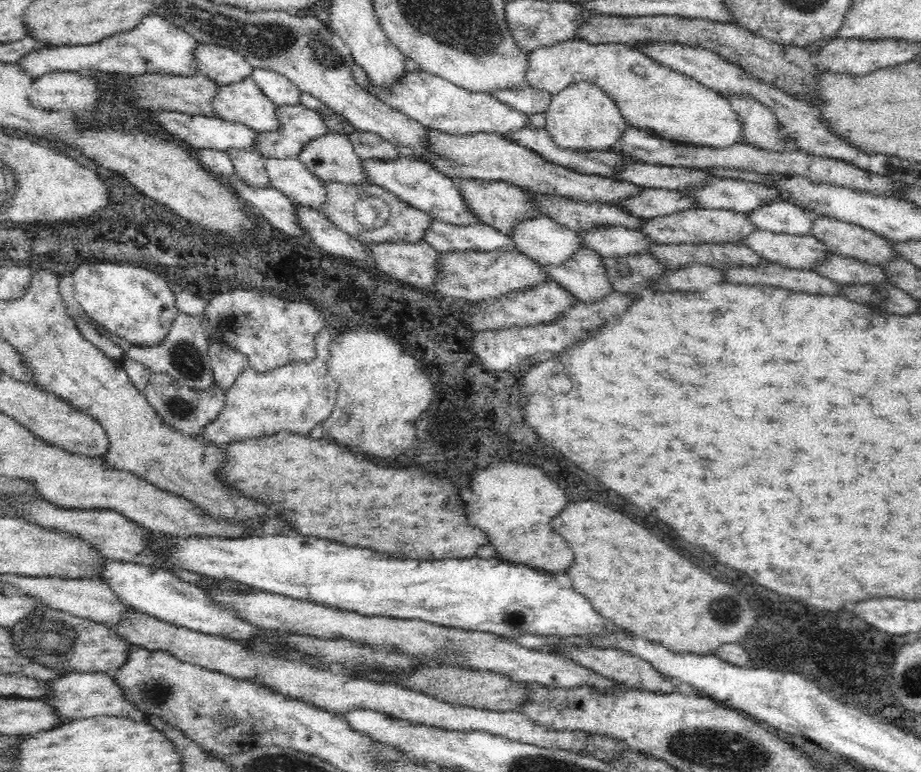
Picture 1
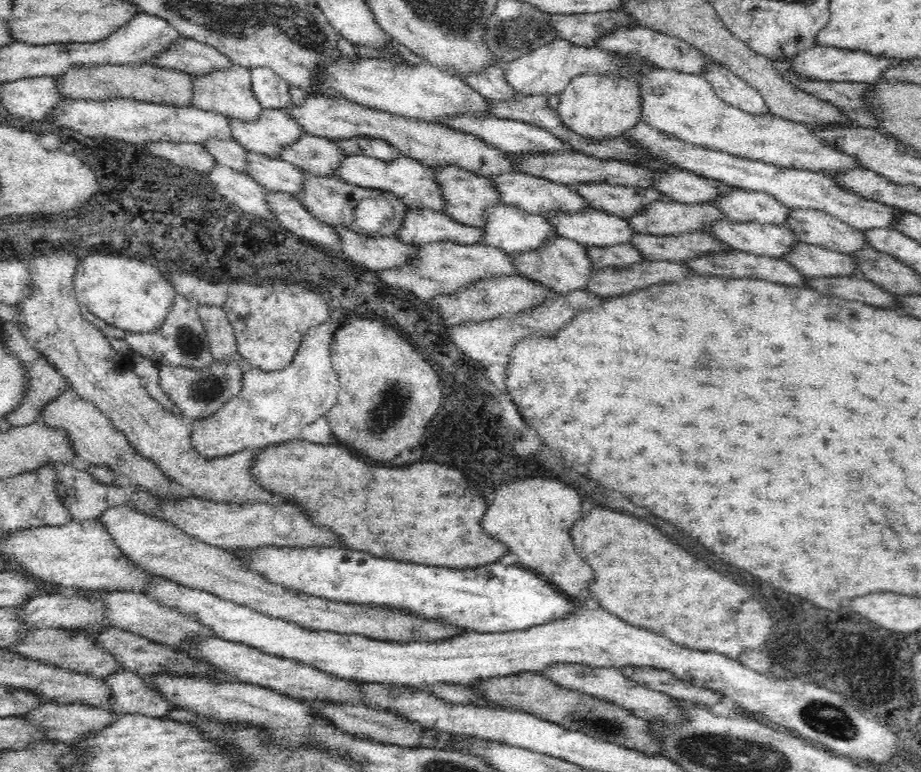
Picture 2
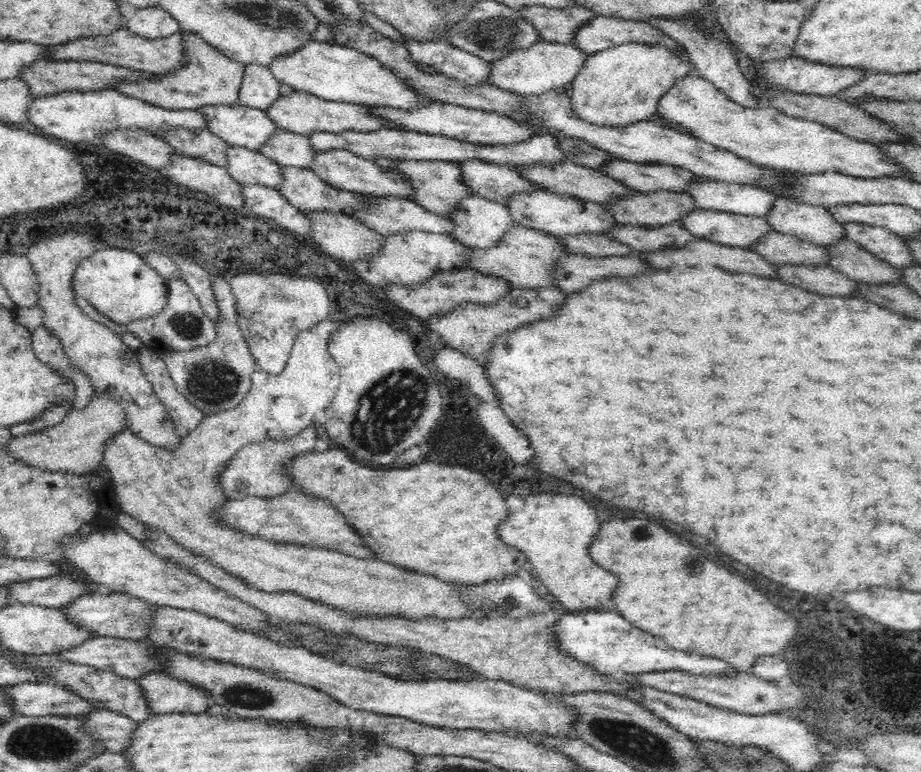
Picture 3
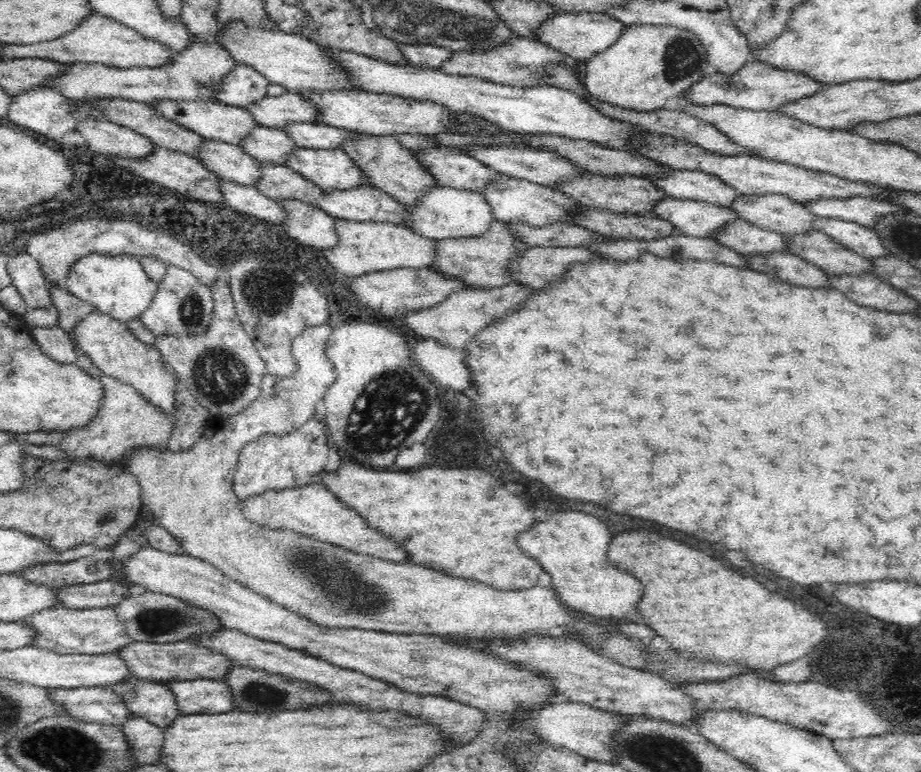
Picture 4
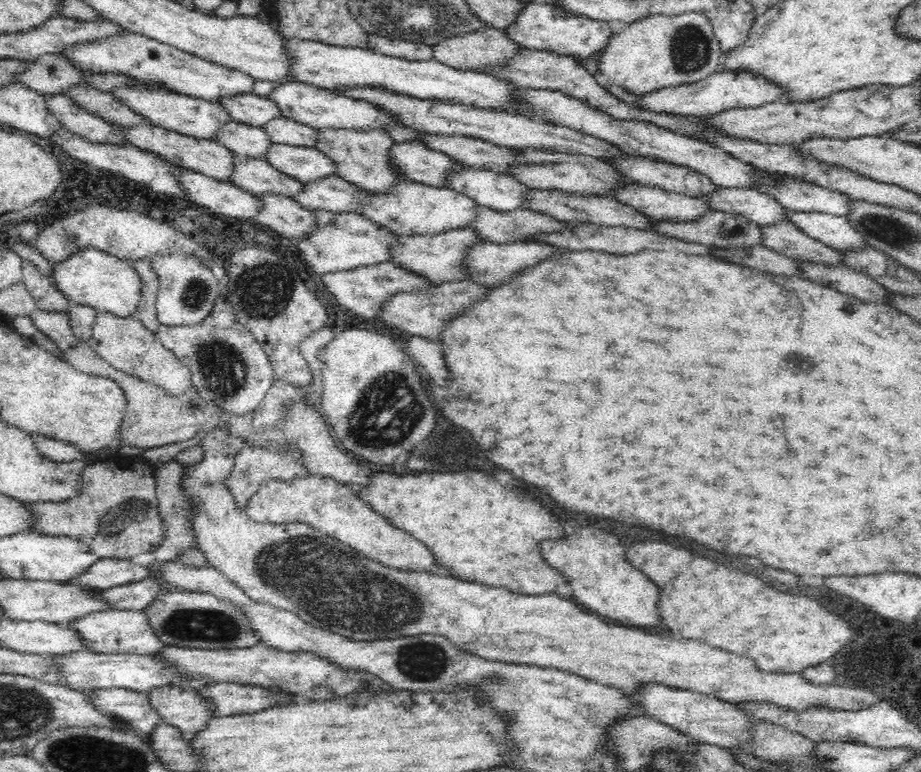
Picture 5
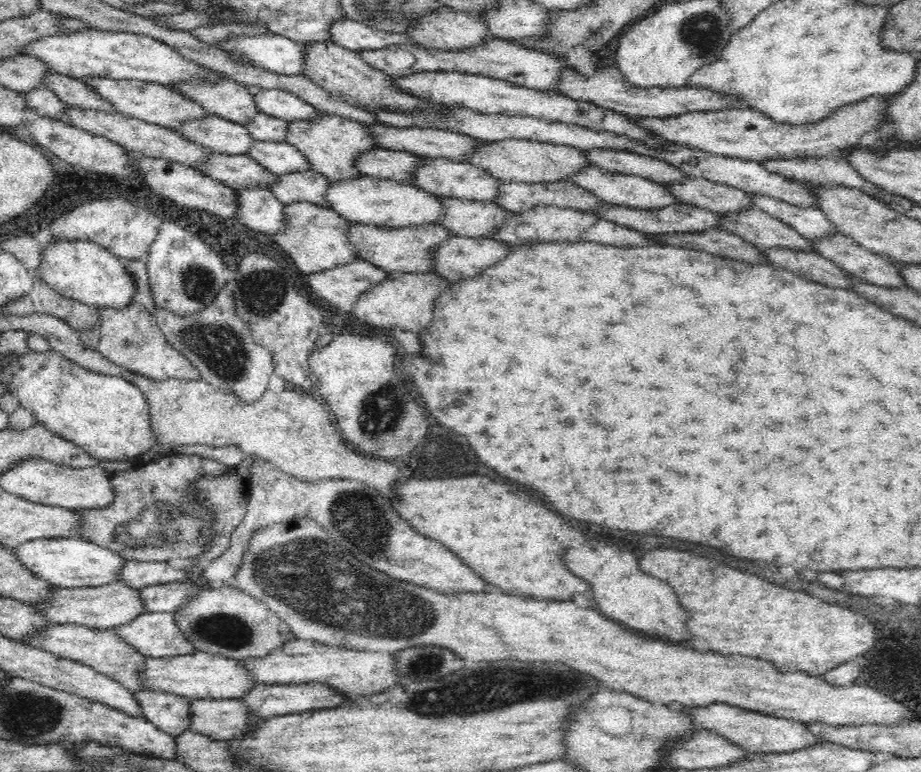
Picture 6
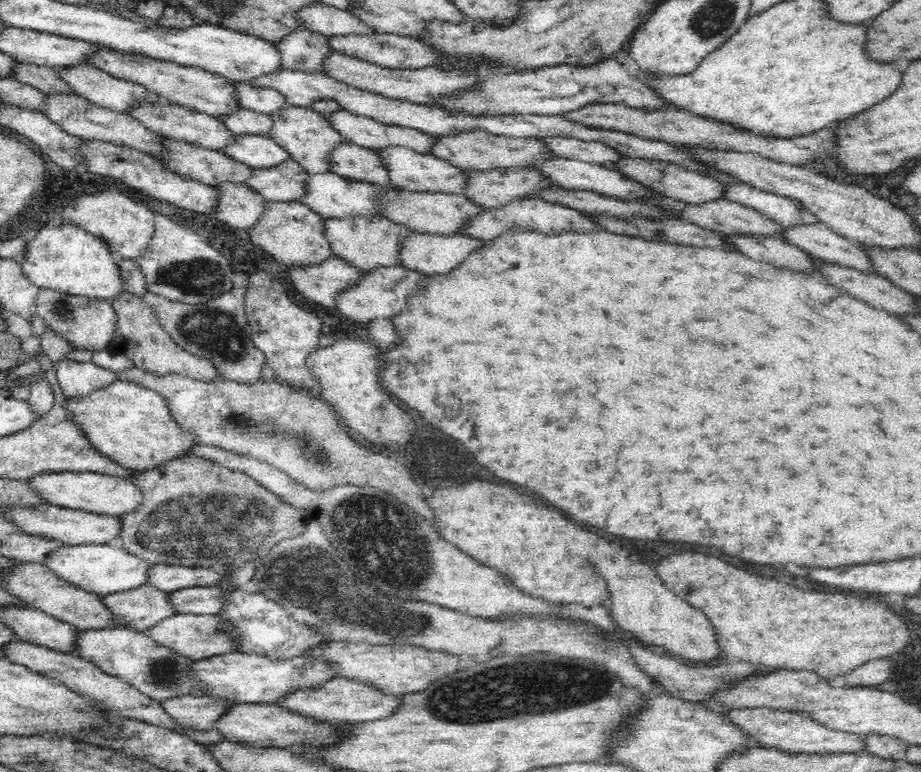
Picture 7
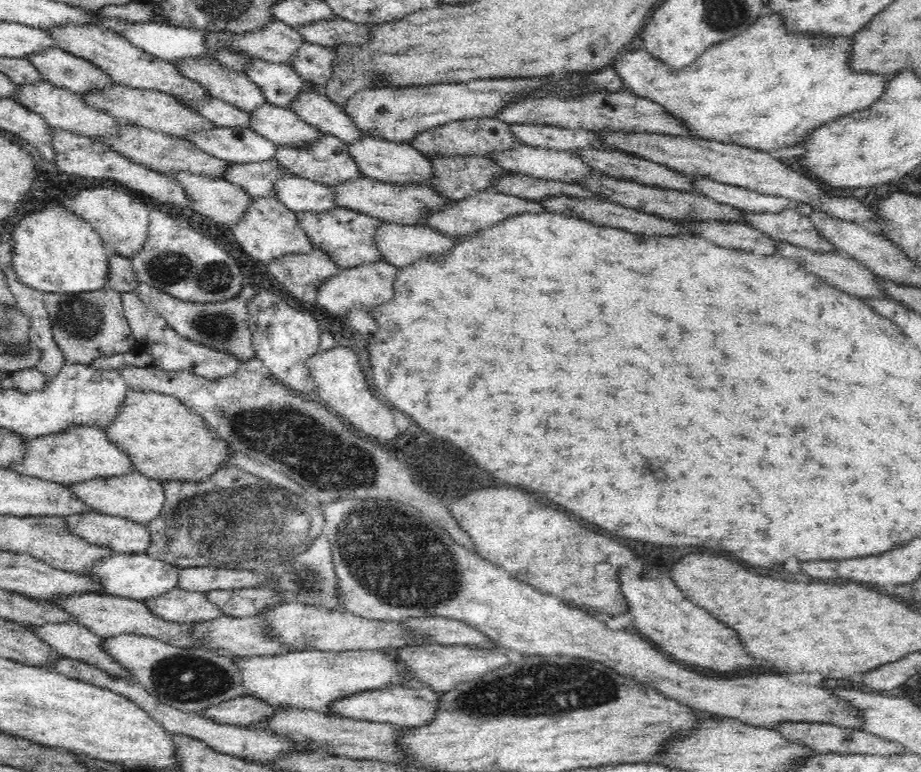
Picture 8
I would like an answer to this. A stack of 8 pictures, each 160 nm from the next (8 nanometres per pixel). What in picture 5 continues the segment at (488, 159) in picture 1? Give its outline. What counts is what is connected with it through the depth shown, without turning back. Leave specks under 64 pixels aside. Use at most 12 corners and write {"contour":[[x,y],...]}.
{"contour":[[253,92],[217,101],[233,121],[263,127],[281,116]]}

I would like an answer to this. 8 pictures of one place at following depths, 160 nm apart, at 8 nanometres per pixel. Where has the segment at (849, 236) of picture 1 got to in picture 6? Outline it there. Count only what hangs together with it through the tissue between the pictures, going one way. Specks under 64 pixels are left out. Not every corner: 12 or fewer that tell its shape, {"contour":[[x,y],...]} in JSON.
{"contour":[[707,178],[662,185],[678,203],[715,213],[752,207],[743,190]]}

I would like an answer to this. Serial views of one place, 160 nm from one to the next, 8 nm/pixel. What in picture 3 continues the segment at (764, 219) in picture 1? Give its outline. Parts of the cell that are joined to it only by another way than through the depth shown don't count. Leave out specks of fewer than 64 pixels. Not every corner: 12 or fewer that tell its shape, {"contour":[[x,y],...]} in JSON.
{"contour":[[698,176],[698,208],[763,217],[776,198],[754,185]]}

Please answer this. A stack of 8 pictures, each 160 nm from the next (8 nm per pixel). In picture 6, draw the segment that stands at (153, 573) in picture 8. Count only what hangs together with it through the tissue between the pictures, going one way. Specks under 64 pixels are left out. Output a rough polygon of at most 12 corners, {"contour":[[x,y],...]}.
{"contour":[[44,538],[15,549],[61,588],[111,585],[127,559],[84,538]]}

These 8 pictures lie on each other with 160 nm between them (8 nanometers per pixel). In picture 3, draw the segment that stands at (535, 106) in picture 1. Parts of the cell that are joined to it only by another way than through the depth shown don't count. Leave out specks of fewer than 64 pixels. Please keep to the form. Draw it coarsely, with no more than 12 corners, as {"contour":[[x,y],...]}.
{"contour":[[407,40],[417,63],[470,85],[489,63],[444,41]]}

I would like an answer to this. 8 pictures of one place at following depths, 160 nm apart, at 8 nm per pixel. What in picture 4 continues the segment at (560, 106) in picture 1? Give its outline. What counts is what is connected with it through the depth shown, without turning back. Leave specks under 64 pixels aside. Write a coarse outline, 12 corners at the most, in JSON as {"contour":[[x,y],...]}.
{"contour":[[633,24],[586,61],[590,95],[662,108],[715,70],[702,39]]}

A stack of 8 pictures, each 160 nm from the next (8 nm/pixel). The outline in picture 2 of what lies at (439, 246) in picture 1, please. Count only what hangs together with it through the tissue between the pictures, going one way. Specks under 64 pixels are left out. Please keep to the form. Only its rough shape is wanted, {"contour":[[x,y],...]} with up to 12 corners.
{"contour":[[407,206],[395,237],[477,244],[481,229],[444,211]]}

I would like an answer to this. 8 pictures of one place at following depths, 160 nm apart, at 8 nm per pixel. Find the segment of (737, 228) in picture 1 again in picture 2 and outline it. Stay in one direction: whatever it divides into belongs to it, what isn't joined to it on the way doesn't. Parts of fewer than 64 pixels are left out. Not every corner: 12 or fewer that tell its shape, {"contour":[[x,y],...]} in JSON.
{"contour":[[662,198],[627,218],[634,233],[705,231],[724,218],[710,202]]}

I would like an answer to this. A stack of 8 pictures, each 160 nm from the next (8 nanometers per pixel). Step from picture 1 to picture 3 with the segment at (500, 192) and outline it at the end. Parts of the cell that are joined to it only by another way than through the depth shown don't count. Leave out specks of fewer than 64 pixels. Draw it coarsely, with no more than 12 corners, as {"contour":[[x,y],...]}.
{"contour":[[395,159],[373,163],[402,175],[411,200],[447,216],[469,194],[454,161]]}

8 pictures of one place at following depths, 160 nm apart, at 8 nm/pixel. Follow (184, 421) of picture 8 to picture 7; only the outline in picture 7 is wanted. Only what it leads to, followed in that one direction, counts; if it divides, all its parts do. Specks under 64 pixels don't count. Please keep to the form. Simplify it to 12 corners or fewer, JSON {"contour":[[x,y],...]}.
{"contour":[[118,380],[66,402],[93,446],[133,472],[200,438],[162,394]]}

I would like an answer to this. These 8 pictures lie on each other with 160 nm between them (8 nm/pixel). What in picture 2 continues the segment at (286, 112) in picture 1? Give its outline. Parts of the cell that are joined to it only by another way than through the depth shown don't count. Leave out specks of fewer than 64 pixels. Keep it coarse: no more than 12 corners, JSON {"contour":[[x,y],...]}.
{"contour":[[283,109],[227,117],[246,151],[279,158],[303,132]]}

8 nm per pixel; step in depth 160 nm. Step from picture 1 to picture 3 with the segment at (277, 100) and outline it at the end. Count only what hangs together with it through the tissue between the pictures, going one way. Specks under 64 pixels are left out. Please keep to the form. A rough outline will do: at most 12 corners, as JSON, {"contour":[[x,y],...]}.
{"contour":[[245,65],[237,104],[266,110],[280,95],[267,66]]}

